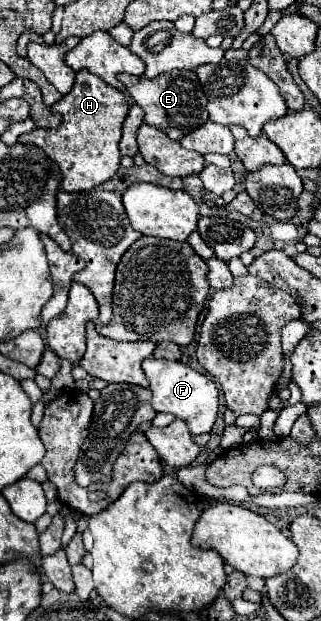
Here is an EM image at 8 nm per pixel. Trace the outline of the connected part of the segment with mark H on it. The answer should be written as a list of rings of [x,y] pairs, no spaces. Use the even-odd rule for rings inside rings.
[[[79,71],[69,95],[63,95],[51,111],[63,117],[61,125],[55,129],[35,127],[33,131],[21,135],[21,141],[41,147],[53,161],[59,163],[63,173],[61,189],[89,191],[111,179],[119,169],[121,127],[129,111],[125,93],[107,85],[103,79],[97,79],[97,75],[89,71]]]

